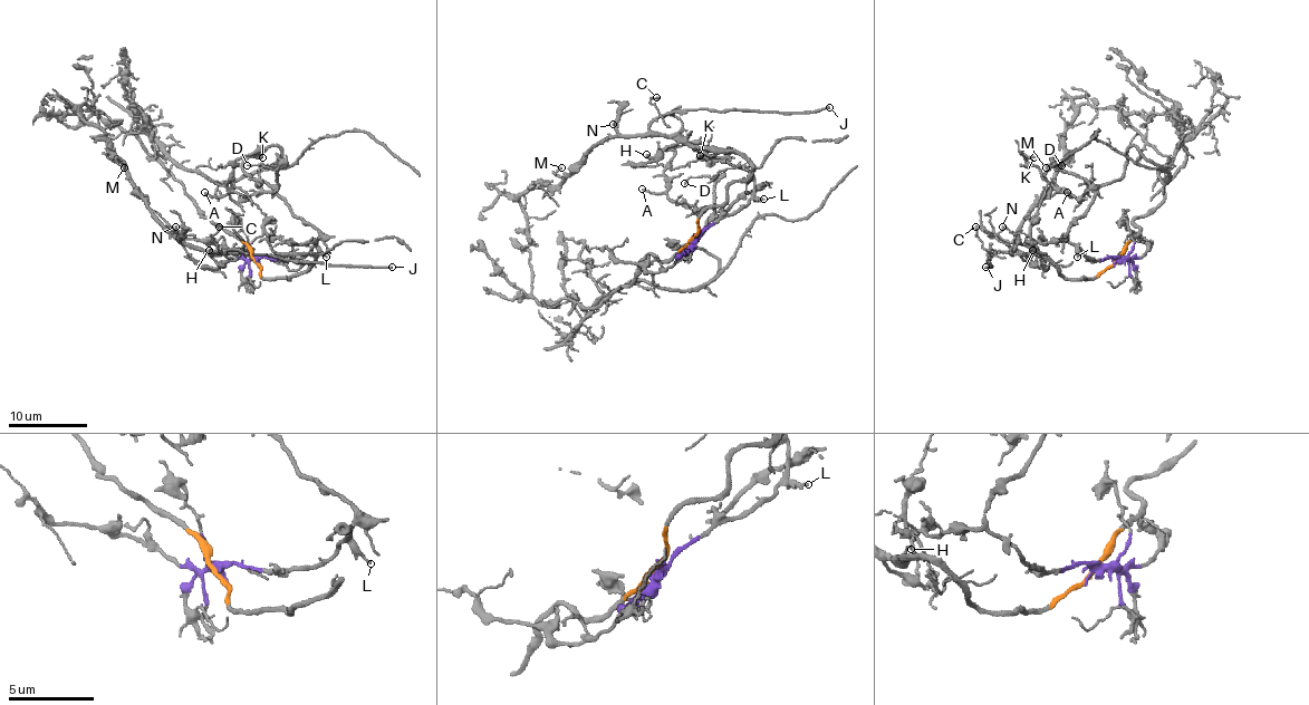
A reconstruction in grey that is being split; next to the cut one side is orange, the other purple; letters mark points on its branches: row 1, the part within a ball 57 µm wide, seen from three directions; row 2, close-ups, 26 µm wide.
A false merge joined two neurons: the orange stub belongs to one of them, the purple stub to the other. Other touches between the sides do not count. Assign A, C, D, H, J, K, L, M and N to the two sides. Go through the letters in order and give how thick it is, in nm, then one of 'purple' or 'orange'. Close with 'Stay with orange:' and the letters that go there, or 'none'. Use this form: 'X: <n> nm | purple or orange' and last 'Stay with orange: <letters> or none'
A: 140 nm | purple
C: 150 nm | orange
D: 100 nm | purple
H: 120 nm | orange
J: 170 nm | orange
K: 110 nm | purple
L: 160 nm | purple
M: 150 nm | orange
N: 90 nm | orange
Stay with orange: C, H, J, M, N

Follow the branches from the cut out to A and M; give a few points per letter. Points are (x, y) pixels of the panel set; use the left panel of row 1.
A: (256, 259), (301, 259), (319, 233), (294, 214), (277, 192), (256, 192), (236, 202), (228, 194), (204, 192)
M: (256, 259), (266, 279), (305, 273), (315, 259), (184, 245), (123, 168)

